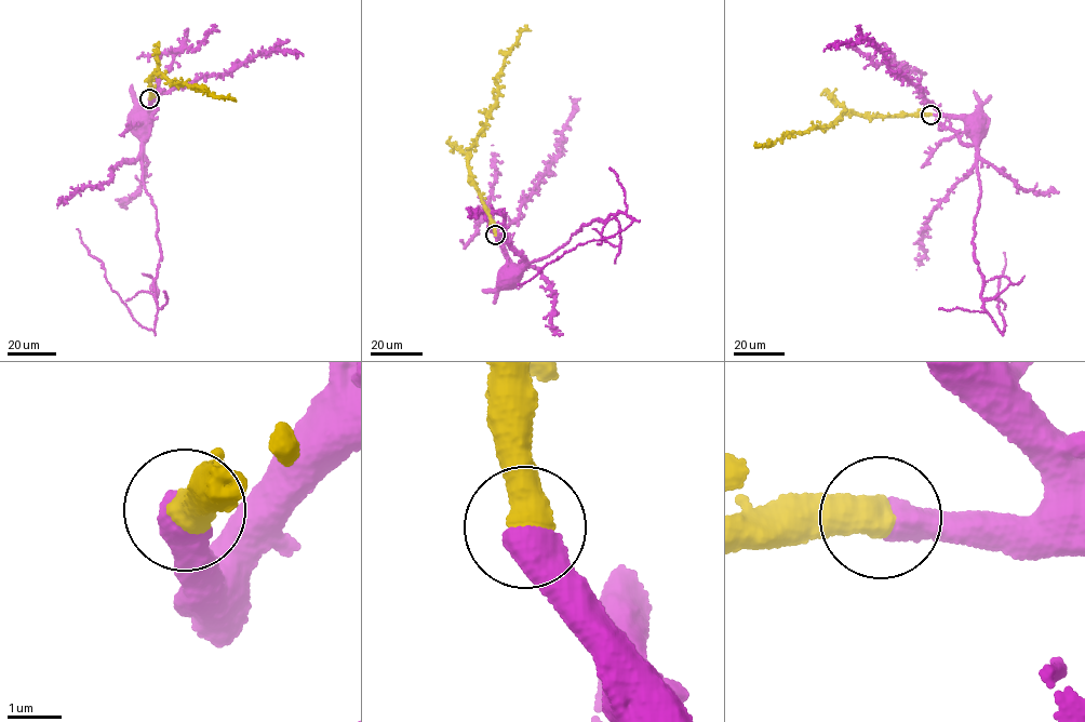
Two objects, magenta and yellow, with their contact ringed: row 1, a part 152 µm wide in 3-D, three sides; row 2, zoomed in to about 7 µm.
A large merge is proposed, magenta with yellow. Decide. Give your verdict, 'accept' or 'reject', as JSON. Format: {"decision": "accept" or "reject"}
{"decision": "accept"}

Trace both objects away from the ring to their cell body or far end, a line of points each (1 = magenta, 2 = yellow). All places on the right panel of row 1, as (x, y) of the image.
1: (931, 115), (962, 120), (974, 141), (980, 195), (973, 243), (983, 308), (1002, 332), (998, 305), (1004, 253)
2: (931, 115), (869, 116), (845, 111), (826, 125), (801, 133), (791, 132), (767, 145), (759, 146), (762, 144)

